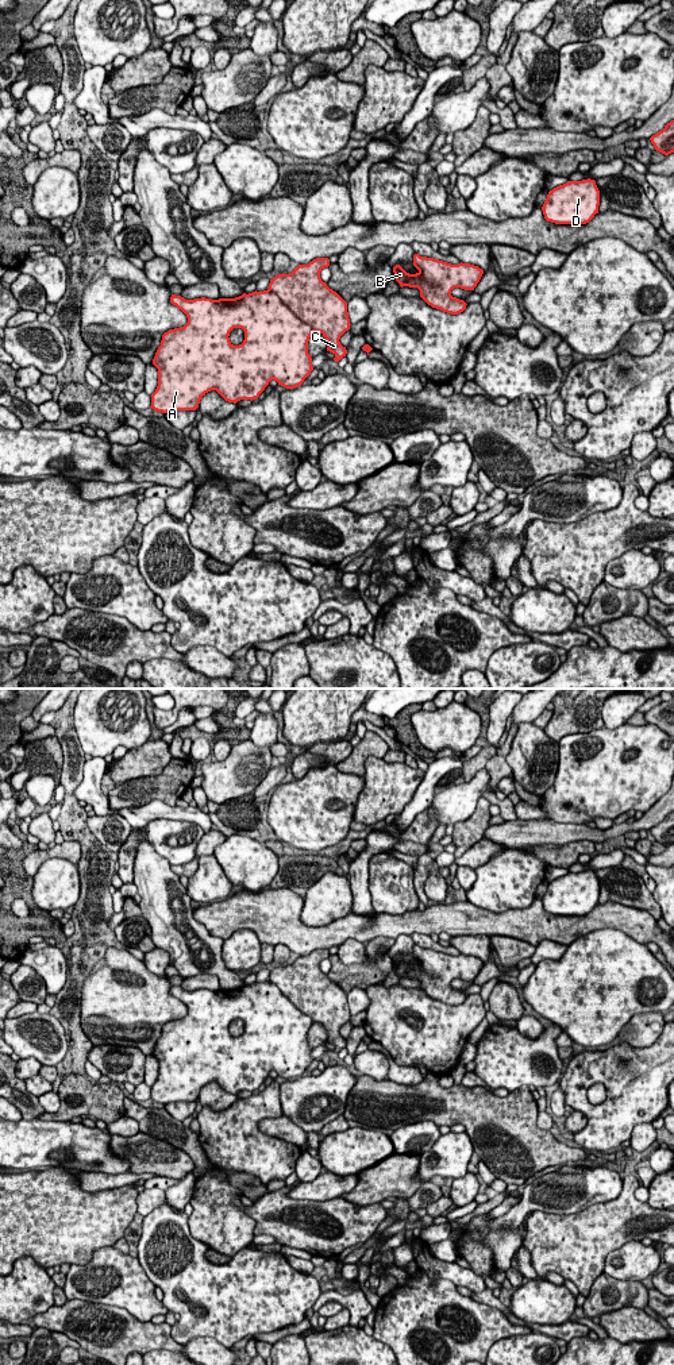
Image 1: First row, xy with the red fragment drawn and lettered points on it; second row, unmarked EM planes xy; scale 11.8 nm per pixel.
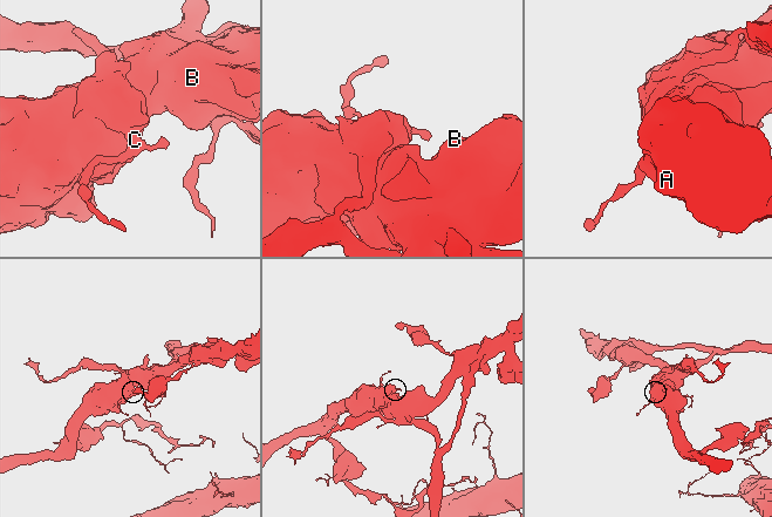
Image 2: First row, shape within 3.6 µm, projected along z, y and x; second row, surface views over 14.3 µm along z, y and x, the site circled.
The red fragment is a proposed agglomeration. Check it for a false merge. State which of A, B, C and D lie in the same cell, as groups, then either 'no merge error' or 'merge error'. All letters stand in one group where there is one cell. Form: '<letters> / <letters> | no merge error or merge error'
A B D / C | merge error

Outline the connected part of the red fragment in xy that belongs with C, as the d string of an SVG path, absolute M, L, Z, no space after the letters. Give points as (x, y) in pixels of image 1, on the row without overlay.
M316 949L308 956L299 956L292 964L282 964L270 971L269 980L297 1010L326 1029L327 1042L335 1046L335 1053L339 1053L347 1045L339 1030L351 1015L347 994L320 969L320 963L328 957L328 949Z

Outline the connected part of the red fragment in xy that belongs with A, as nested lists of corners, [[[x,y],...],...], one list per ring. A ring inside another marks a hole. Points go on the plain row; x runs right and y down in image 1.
[[[270,980],[219,991],[185,991],[172,986],[170,994],[186,1006],[188,1014],[162,1026],[153,1050],[158,1060],[158,1077],[151,1086],[150,1099],[157,1103],[196,1102],[201,1088],[211,1081],[228,1094],[253,1092],[271,1071],[293,1080],[301,1077],[313,1061],[308,1045],[312,1019],[297,1010]],[[234,1019],[244,1022],[244,1032],[239,1037],[234,1037],[228,1029]]]

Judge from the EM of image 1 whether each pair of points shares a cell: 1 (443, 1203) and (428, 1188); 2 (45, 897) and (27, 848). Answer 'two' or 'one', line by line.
1: two
2: two

